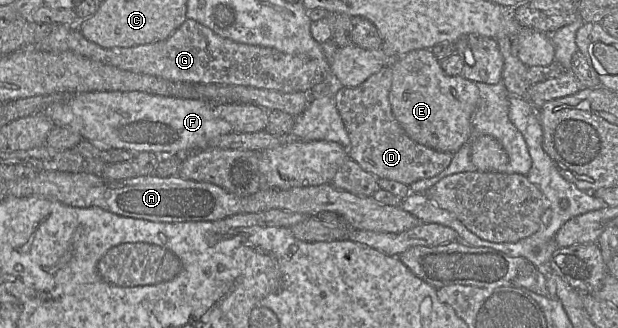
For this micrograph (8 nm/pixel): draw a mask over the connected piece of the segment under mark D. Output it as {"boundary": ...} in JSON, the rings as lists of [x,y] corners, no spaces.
{"boundary":[[[386,65],[355,87],[334,85],[334,100],[350,138],[348,157],[376,178],[410,185],[432,178],[451,163],[453,153],[440,152],[412,140],[394,117],[389,101],[392,86],[391,65]]]}

